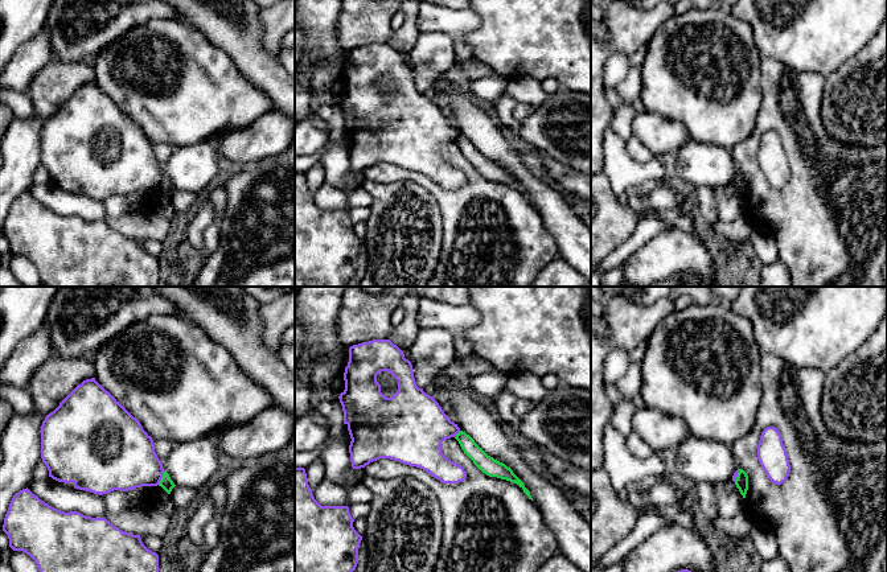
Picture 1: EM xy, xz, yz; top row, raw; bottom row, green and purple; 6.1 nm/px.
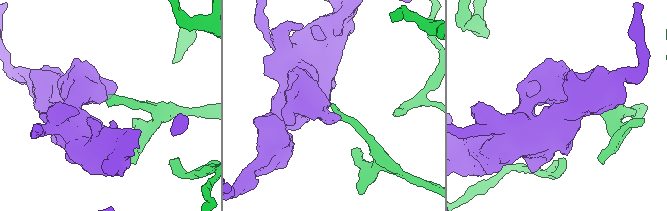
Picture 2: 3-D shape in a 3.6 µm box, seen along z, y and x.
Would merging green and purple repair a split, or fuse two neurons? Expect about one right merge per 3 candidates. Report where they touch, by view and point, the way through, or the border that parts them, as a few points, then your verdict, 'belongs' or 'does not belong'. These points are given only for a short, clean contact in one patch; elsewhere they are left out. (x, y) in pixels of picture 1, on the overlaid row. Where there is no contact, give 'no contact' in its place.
meets green in xy at (163, 477); border along xy (164, 470), (157, 484); does not belong

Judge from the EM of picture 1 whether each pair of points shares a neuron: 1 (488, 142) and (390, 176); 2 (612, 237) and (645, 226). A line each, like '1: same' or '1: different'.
1: different
2: different

